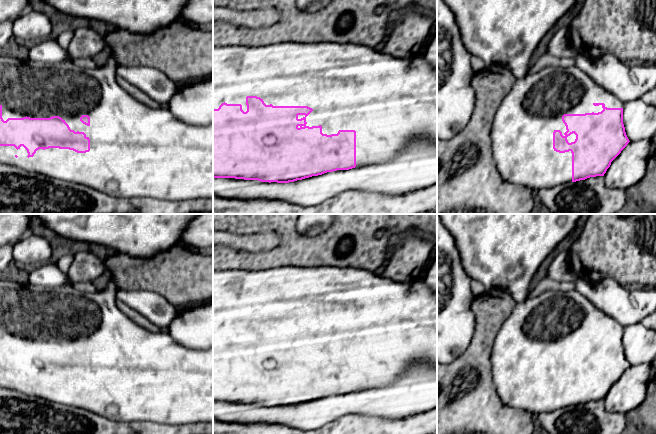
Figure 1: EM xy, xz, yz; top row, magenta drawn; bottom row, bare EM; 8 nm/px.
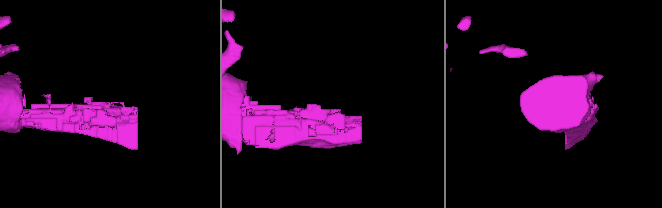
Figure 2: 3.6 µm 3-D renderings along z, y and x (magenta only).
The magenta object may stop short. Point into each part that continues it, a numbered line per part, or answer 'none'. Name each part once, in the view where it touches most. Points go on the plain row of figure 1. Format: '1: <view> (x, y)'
1: xz (388, 325)

